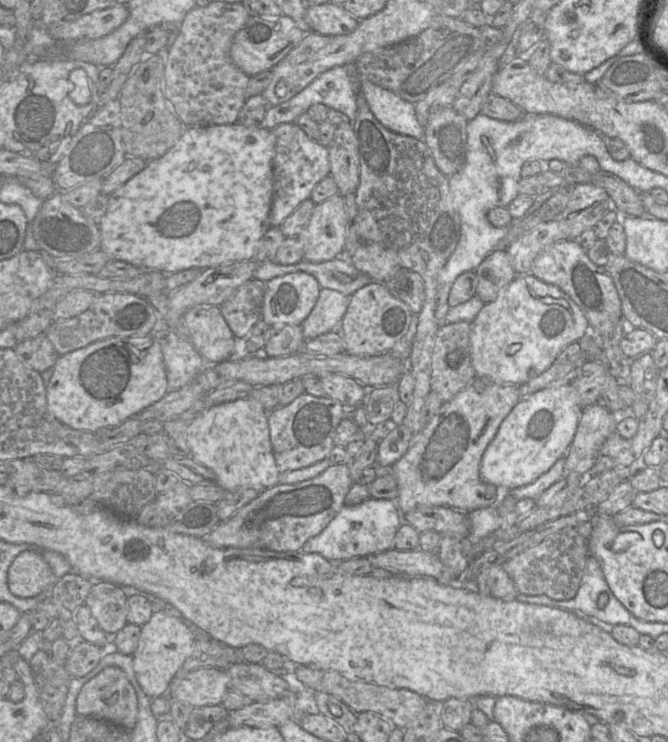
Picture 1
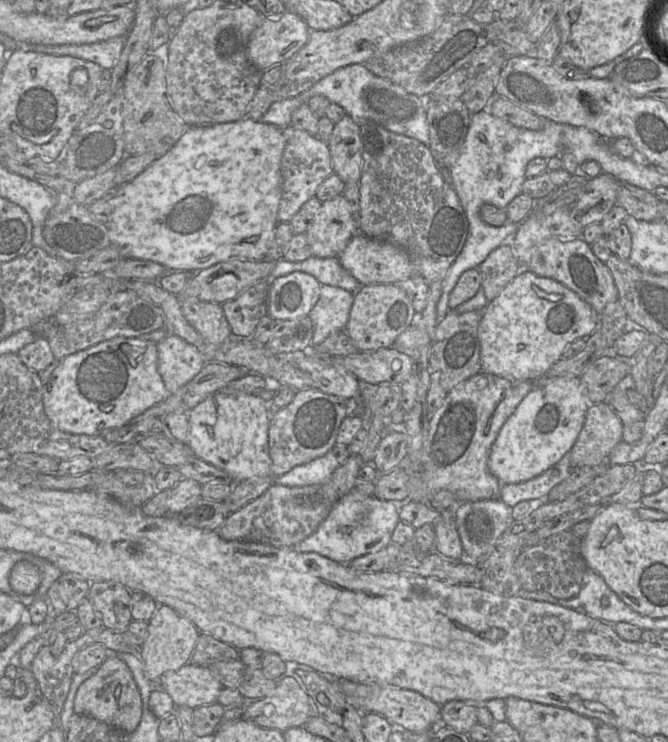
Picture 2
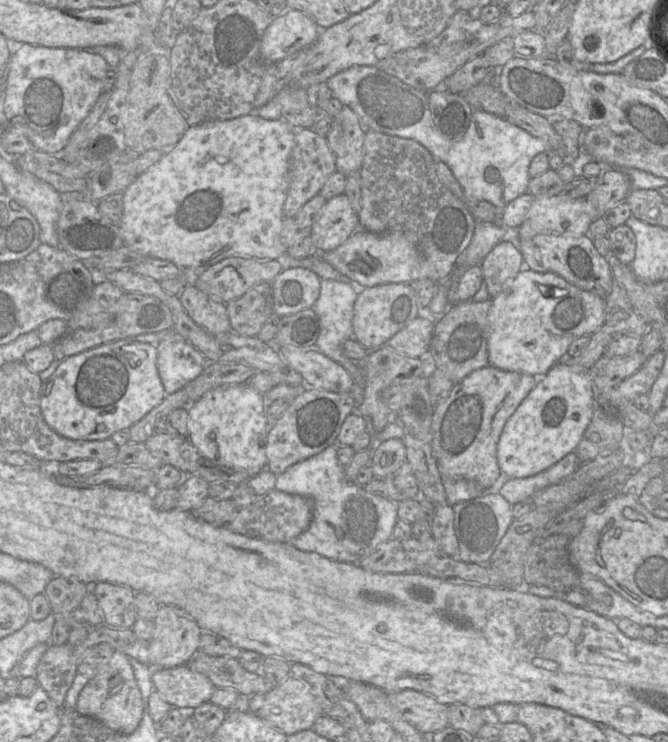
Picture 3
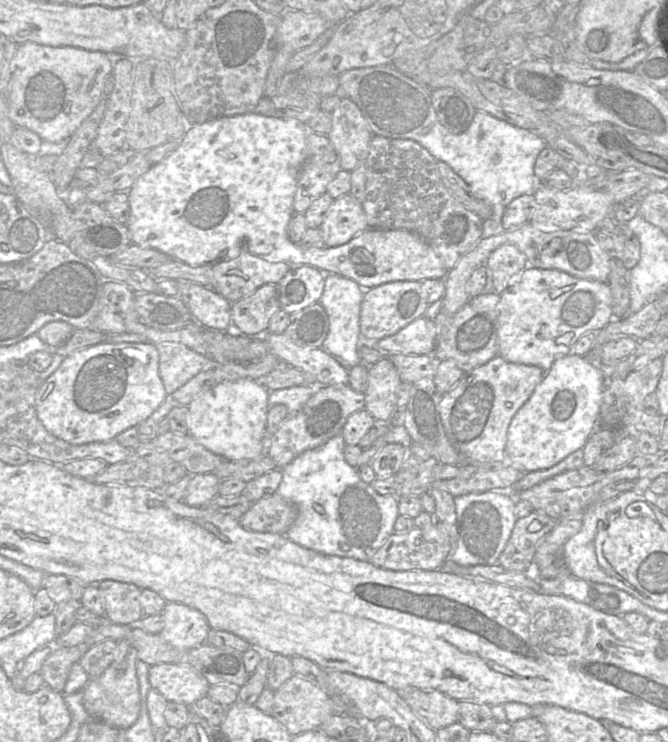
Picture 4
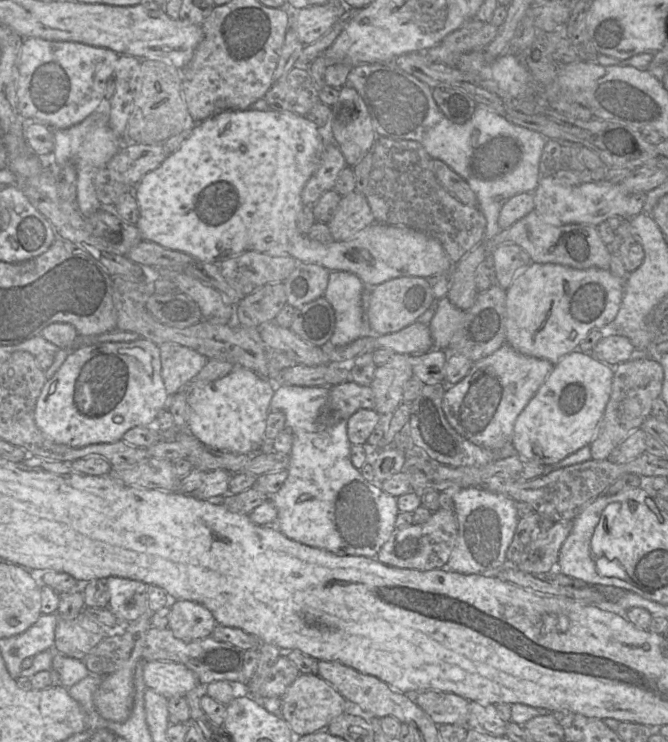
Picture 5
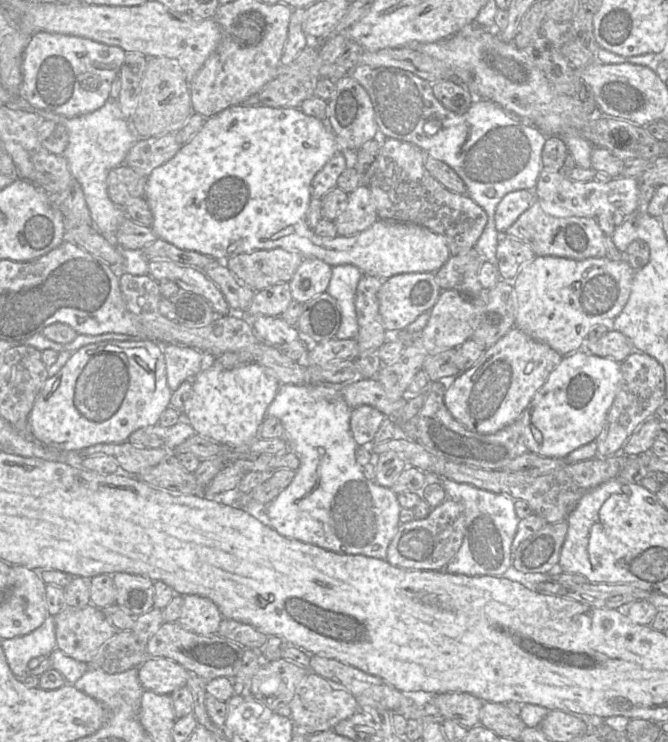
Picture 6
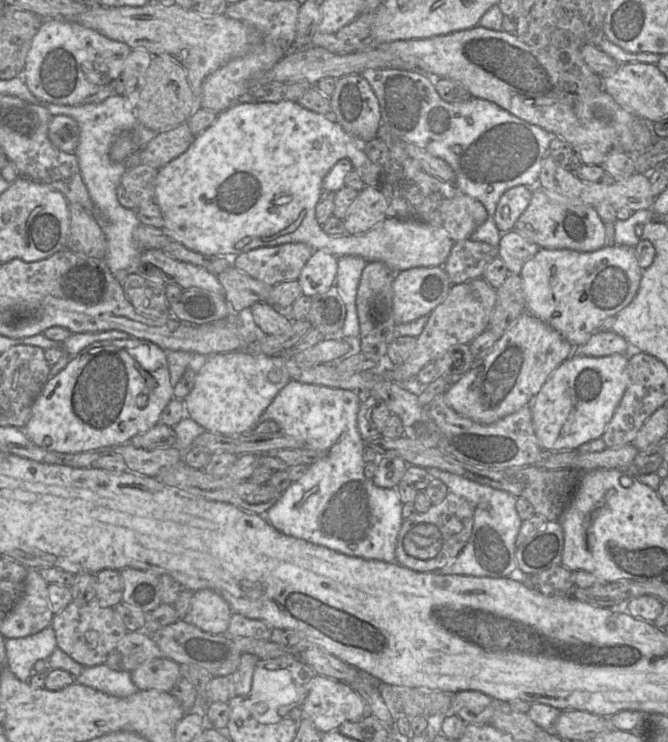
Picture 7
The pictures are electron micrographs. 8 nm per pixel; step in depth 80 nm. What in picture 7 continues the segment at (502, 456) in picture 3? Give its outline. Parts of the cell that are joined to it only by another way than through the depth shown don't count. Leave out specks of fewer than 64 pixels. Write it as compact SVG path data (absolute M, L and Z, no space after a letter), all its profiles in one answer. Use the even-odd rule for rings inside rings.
M625 354L603 357L571 356L560 364L535 398L528 403L535 435L542 450L576 450L580 445L600 438L628 385L627 366L628 357Z

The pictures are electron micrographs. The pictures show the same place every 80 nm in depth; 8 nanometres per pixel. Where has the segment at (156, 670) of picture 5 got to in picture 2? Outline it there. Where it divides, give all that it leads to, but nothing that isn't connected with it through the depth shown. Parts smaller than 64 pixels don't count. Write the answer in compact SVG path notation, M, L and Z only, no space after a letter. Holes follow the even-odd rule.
M187 663L176 671L164 673L158 681L176 707L197 707L217 703L223 688L207 666Z

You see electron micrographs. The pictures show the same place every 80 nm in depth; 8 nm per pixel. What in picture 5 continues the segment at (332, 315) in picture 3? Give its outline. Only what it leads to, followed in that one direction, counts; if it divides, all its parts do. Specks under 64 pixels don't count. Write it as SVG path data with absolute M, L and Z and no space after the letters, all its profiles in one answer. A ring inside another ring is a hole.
M330 271L324 297L335 312L335 329L329 340L333 347L345 346L359 337L380 336L368 325L362 307L365 285L355 274Z

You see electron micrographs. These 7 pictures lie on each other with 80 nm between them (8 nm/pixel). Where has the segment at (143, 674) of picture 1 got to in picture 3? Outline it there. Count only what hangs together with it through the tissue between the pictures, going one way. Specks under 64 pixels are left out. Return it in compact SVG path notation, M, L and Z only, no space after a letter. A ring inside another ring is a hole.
M161 605L149 641L149 665L152 669L186 664L197 652L202 629L181 609Z

